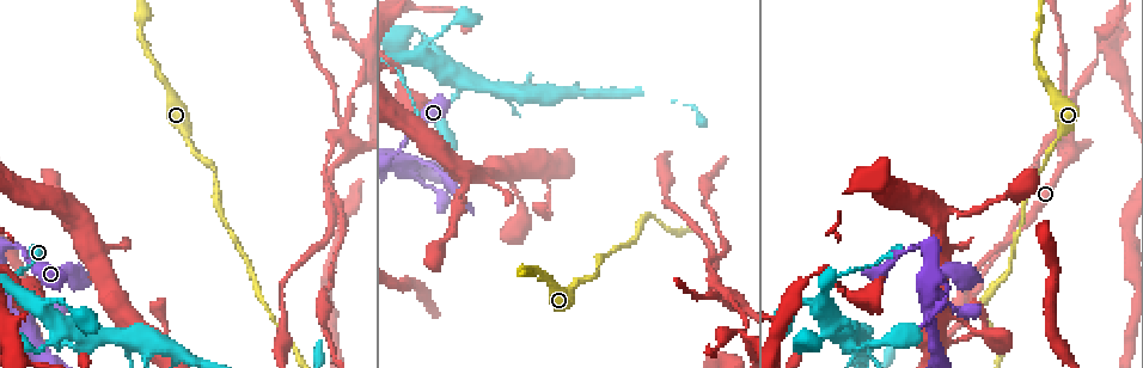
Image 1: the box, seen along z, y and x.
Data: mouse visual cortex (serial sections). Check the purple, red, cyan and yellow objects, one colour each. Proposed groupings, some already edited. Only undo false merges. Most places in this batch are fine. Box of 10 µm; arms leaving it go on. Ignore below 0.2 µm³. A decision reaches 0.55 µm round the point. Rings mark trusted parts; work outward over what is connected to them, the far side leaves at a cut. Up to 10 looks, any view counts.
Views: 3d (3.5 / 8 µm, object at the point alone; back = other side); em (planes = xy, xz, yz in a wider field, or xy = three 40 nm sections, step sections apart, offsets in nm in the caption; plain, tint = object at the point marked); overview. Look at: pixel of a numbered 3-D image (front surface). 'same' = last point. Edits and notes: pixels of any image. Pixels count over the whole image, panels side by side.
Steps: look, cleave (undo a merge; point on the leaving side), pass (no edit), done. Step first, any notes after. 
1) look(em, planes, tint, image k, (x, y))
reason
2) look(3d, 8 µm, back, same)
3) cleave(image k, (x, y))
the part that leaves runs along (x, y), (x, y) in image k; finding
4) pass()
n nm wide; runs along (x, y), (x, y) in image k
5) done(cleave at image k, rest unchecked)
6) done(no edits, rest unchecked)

look(3d, 8 µm, image 1, (928, 309))
a narrow waist

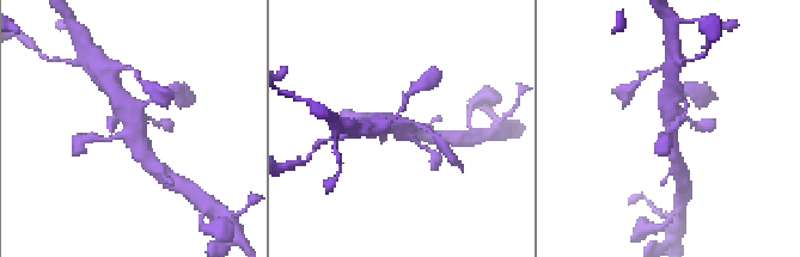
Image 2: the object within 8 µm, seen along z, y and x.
look(3d, 3.5 µm, same)

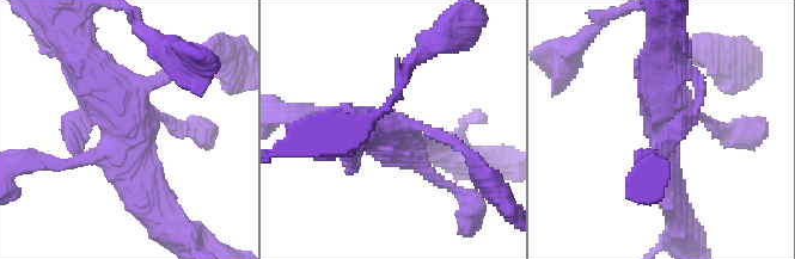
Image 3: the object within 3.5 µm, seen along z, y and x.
look(em, xy, step 3, tint, image 3, (125, 128))

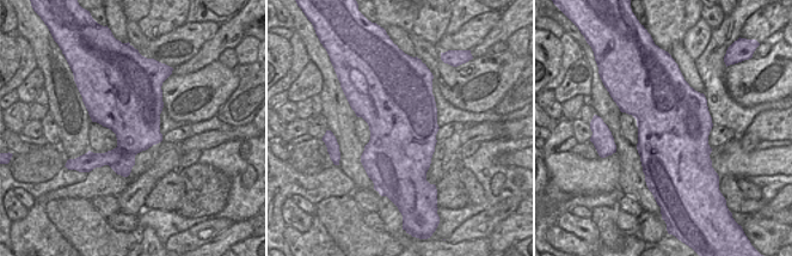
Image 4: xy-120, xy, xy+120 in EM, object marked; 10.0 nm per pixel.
pass()
runs along (75, 44), (123, 113), (130, 179) in image 3; one cell here

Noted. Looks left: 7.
look(3d, 3.5 µm, image 1, (827, 292))
thick turns thin

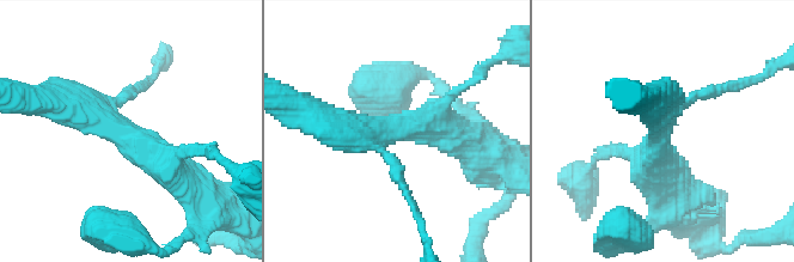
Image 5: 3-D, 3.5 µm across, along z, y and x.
look(em, xy, step 1, tint, image 5, (389, 126))
shape alone is not enough

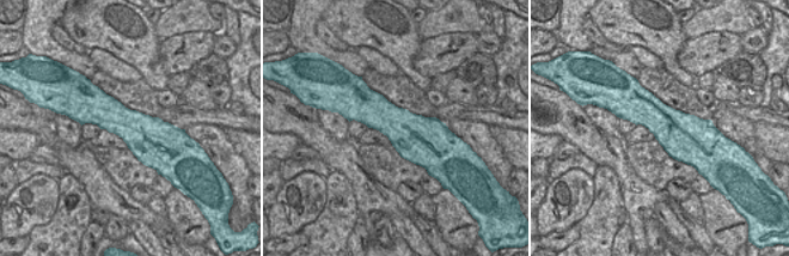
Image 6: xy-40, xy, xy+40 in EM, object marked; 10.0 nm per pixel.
pass()
runs along (128, 93), (105, 115), (187, 182) in image 5; continuous, no second cell

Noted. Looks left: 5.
look(3d, 8 µm, back, image 1, (85, 338))
sharp bend

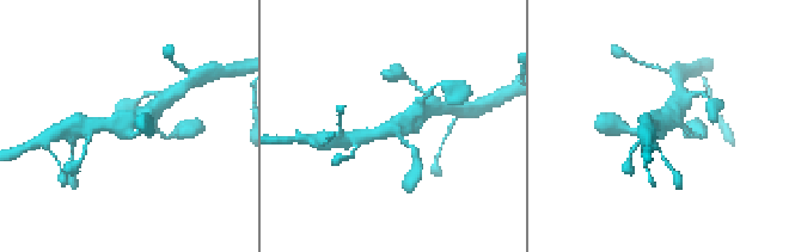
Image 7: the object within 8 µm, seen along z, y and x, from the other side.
look(em, xy, step 1, tint, same)
now the EM

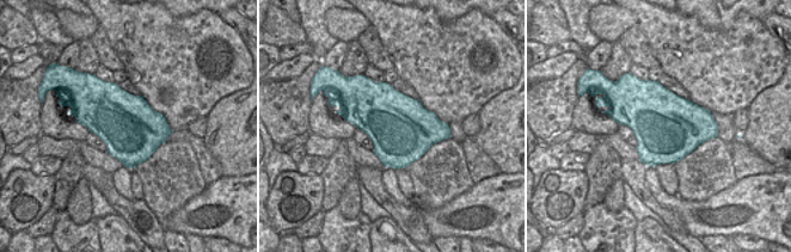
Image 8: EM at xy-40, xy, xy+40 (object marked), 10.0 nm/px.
pass()
all the same cell

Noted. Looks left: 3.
look(3d, 8 µm, back, image 1, (725, 294))
two arms at a narrow angle

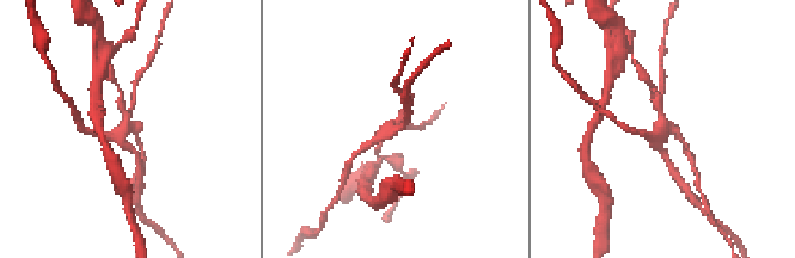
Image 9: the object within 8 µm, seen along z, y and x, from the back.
look(em, xy, step 5, tint, same)
now the EM

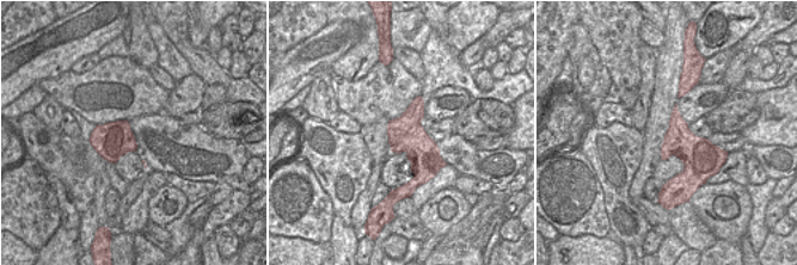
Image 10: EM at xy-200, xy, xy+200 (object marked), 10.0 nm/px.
cleave(image 9, (652, 87))
360 nm wide; the part that leaves runs along (123, 112), (121, 90), (111, 75) in image 9; a second cell is stuck on

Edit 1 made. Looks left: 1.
done(cleave at image 9, rest unchecked)

